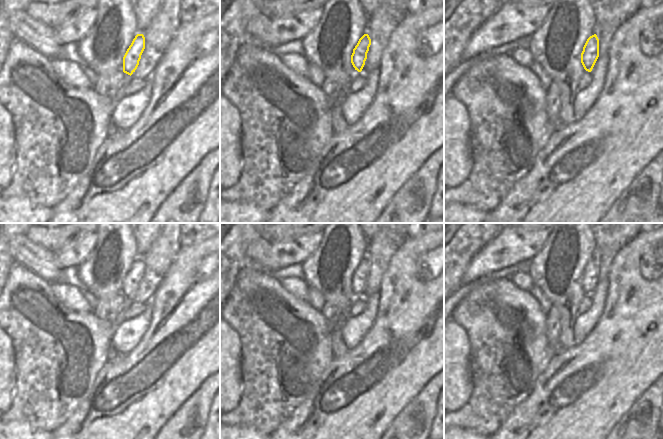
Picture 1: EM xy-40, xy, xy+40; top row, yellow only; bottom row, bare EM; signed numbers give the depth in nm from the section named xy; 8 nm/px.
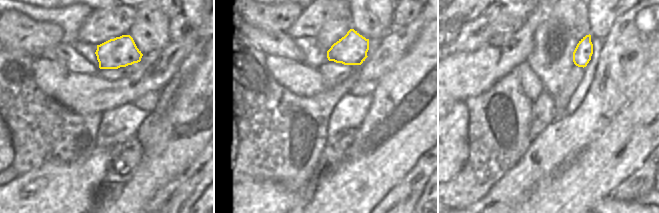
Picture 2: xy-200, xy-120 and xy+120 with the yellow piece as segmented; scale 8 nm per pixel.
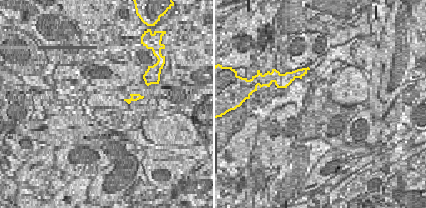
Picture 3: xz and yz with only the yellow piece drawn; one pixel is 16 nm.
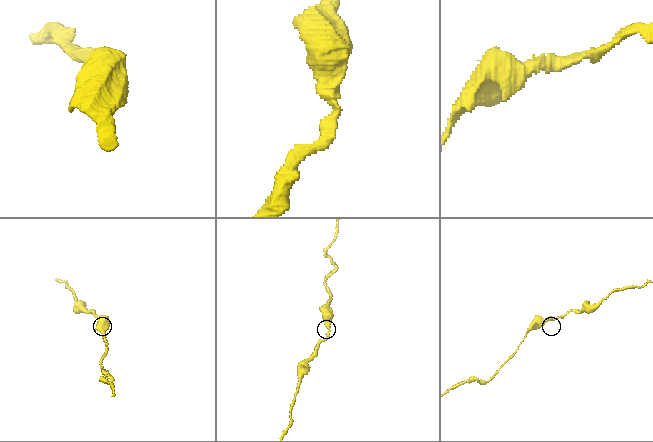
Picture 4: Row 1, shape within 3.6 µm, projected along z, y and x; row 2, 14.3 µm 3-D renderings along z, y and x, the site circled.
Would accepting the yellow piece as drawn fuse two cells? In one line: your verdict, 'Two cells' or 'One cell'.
One cell.

